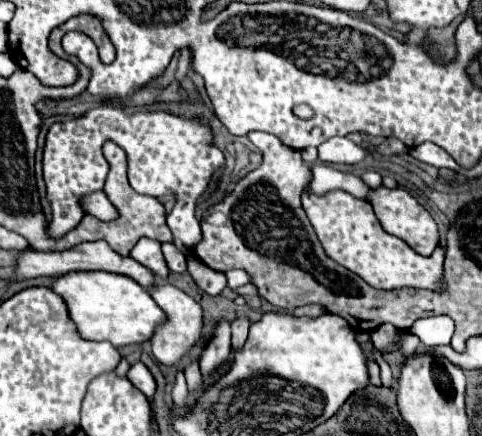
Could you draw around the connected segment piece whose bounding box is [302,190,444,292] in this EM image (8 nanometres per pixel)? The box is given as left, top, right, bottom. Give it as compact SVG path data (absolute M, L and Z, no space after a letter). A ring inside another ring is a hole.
M330 190L322 196L312 192L302 194L302 206L318 234L320 244L324 246L326 254L348 268L350 272L358 274L374 288L426 288L434 292L444 292L444 248L438 246L432 256L416 256L408 244L400 238L386 234L380 228L372 212L372 204L366 200L358 200L344 190Z

